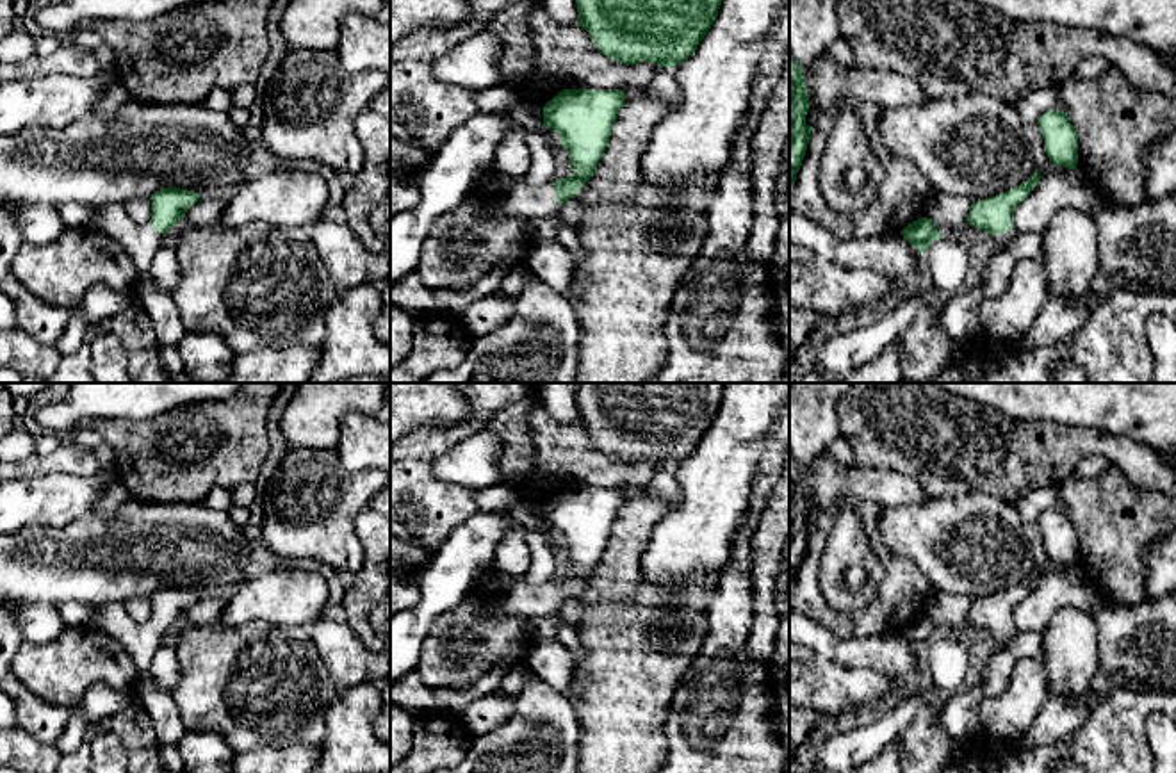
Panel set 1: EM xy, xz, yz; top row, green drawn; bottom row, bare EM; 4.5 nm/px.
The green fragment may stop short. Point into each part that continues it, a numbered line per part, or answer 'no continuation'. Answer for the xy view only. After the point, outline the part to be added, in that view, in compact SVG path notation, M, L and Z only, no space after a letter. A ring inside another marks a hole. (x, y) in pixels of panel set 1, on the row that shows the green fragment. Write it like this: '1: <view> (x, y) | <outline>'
1: xy (141, 241) | M102 205L93 208L91 226L105 232L118 240L132 256L135 265L135 281L125 292L116 292L109 287L93 287L82 299L80 310L89 324L94 324L112 313L118 313L128 305L141 303L141 287L150 273L151 260L164 242L150 223L137 224L130 219L123 205Z

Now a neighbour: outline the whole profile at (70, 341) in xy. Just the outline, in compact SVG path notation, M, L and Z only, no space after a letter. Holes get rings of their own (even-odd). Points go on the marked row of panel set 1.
M80 305L73 308L64 333L59 337L59 340L53 346L57 353L61 356L75 353L82 346L89 326L91 324L82 315Z

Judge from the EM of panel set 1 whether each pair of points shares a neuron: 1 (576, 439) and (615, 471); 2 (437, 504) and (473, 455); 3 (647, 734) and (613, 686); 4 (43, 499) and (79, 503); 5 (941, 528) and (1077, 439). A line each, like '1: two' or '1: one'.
1: one
2: two
3: one
4: one
5: two

